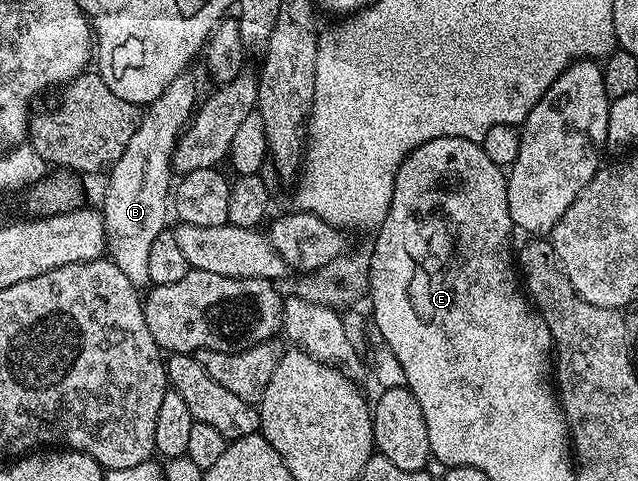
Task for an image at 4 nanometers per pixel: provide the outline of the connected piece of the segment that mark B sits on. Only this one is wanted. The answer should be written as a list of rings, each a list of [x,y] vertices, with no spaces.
[[[183,72],[157,95],[157,99],[142,110],[143,118],[133,131],[133,139],[129,139],[129,147],[121,151],[121,159],[111,166],[107,177],[107,190],[103,193],[103,205],[101,212],[105,231],[107,232],[107,248],[109,259],[121,271],[125,271],[129,283],[137,287],[146,286],[149,282],[149,247],[153,247],[153,239],[161,235],[167,228],[167,213],[169,217],[169,194],[173,189],[173,170],[171,167],[171,153],[175,149],[176,143],[179,142],[179,135],[183,132],[185,126],[190,122],[196,108],[197,97],[195,101],[195,81],[190,77],[190,72]]]

